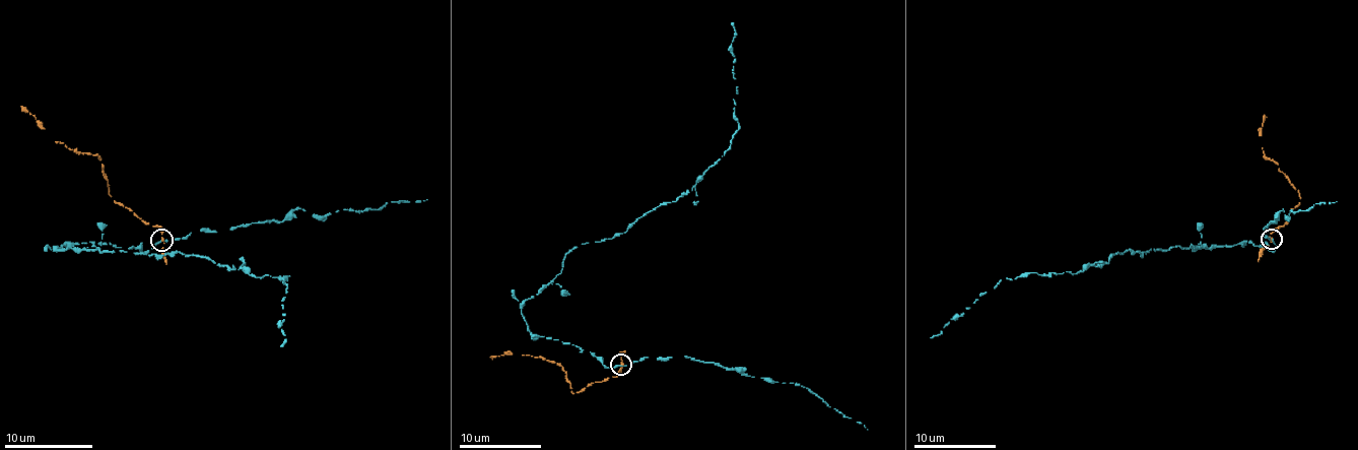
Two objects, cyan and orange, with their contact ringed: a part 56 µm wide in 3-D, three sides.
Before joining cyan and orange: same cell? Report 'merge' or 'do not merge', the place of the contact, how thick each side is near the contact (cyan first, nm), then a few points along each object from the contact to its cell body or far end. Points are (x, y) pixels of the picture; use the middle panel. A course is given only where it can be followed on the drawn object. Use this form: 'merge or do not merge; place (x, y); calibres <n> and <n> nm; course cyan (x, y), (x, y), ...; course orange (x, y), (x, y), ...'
do not merge; place (621, 365); calibres 240 and 170 nm; course cyan (620, 365), (536, 336), (522, 305), (564, 255), (674, 202), (730, 146), (732, 22); course orange (620, 365), (616, 375), (572, 393), (560, 365), (524, 355), (490, 357)

